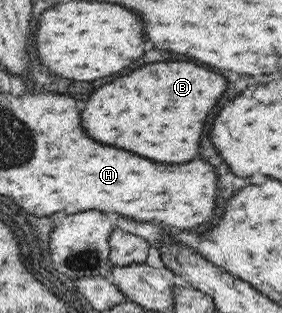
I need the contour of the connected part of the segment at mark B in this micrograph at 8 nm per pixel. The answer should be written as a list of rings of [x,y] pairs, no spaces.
[[[148,63],[132,71],[132,77],[126,75],[96,89],[86,109],[82,109],[82,121],[106,145],[116,143],[120,149],[142,153],[142,157],[150,157],[152,161],[184,163],[198,155],[206,119],[226,93],[226,85],[222,75],[194,63]]]

